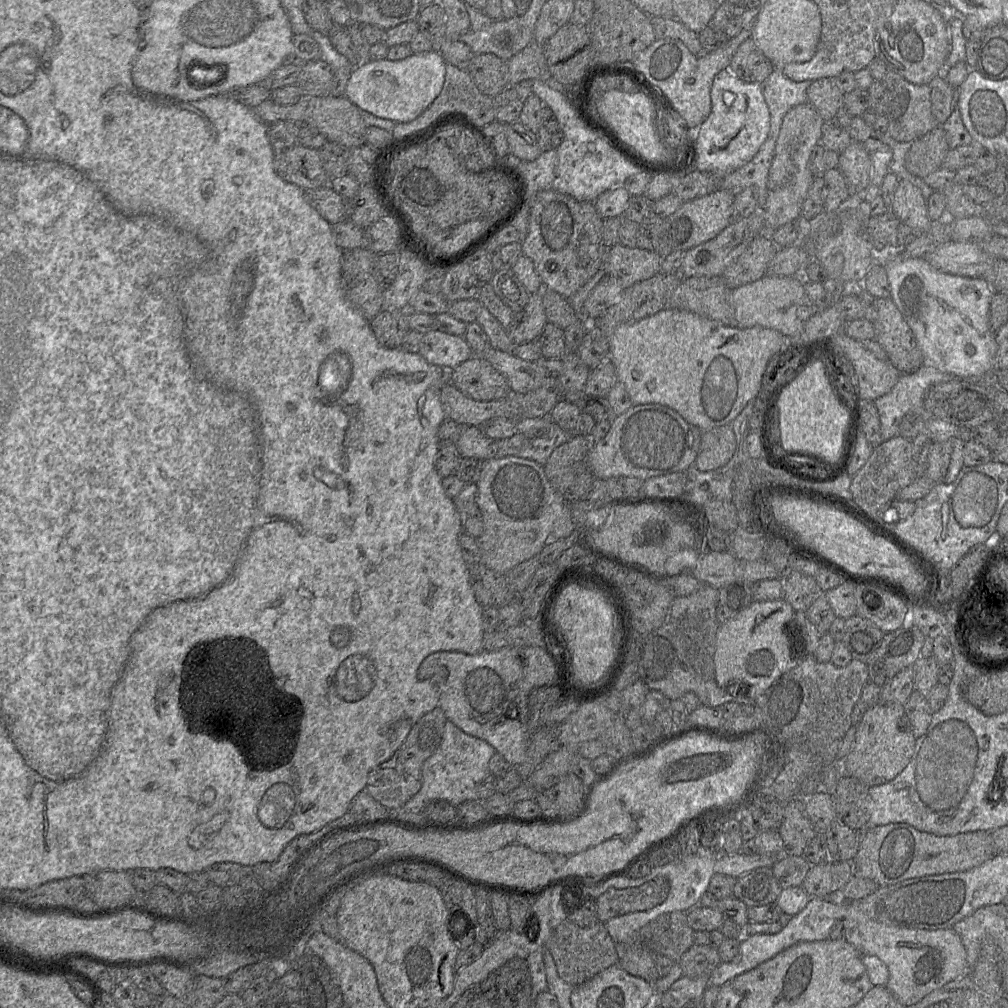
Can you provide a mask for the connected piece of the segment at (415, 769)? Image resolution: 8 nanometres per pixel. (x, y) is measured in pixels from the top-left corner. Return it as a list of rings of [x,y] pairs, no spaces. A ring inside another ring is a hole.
[[[440,707],[424,714],[411,728],[395,754],[376,767],[368,776],[365,791],[387,808],[403,807],[421,788],[422,765],[438,748],[447,718]]]

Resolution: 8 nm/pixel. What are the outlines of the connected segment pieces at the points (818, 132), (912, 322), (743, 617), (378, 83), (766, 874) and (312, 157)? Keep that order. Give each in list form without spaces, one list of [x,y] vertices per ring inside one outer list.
[[[809,102],[793,106],[783,118],[768,175],[767,199],[764,208],[758,210],[771,229],[793,222],[801,215],[802,204],[814,177],[809,168],[809,158],[813,148],[821,142],[823,123]]]
[[[901,255],[883,256],[891,298],[915,335],[926,362],[956,377],[987,376],[994,373],[997,353],[995,332],[990,328],[990,302],[995,293],[984,277],[968,277],[940,272],[925,259]]]
[[[785,599],[753,601],[734,617],[721,623],[716,633],[716,650],[714,654],[715,679],[718,686],[739,691],[740,695],[754,698],[765,691],[784,673],[794,668],[798,661],[789,657],[788,638],[783,632],[784,624],[792,624],[795,609]]]
[[[427,51],[397,61],[387,59],[356,65],[347,82],[345,94],[358,109],[395,123],[410,122],[423,113],[440,94],[446,61],[437,51]]]
[[[766,866],[737,878],[733,896],[751,908],[777,902],[782,890],[772,867]]]
[[[297,144],[283,153],[274,154],[274,168],[283,180],[305,191],[329,185],[330,178],[317,149]]]

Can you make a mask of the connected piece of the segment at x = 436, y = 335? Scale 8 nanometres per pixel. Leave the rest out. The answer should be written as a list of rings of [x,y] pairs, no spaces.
[[[438,329],[423,334],[419,354],[431,364],[451,371],[474,354],[464,336],[456,336]]]

